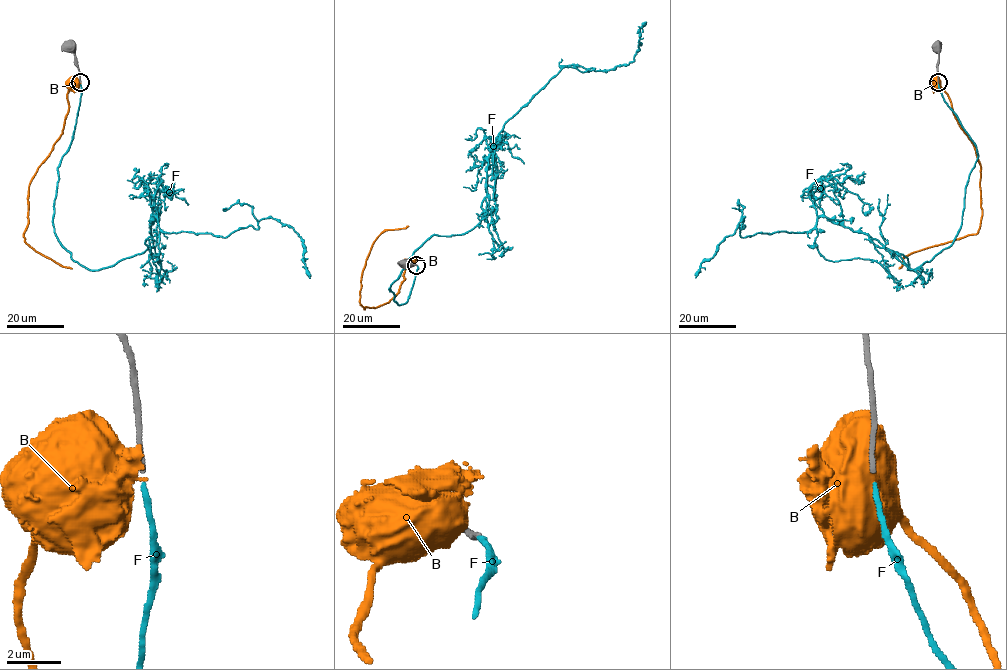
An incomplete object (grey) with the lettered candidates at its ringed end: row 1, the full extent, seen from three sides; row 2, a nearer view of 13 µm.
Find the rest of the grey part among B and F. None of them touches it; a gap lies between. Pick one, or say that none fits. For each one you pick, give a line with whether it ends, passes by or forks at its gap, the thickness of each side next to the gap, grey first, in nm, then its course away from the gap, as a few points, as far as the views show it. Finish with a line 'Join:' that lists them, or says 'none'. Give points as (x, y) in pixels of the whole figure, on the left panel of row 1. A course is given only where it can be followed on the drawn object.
F: it ends | 180/200 nm | via (80, 83), (53, 221), (75, 261), (144, 251), (156, 217), (226, 237), (273, 218), (310, 278)
Join: F

